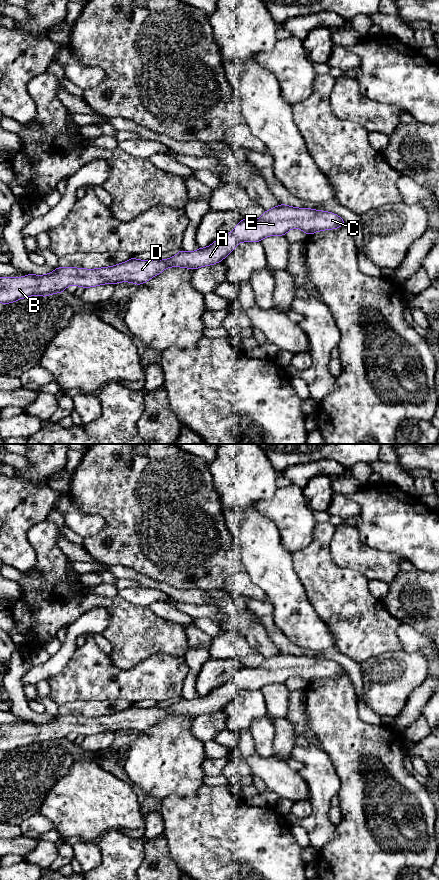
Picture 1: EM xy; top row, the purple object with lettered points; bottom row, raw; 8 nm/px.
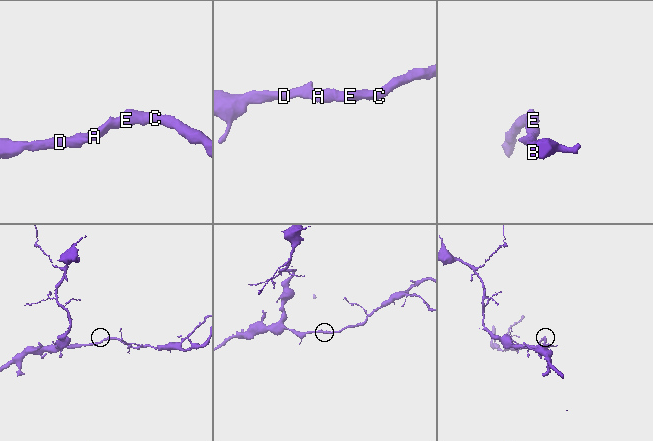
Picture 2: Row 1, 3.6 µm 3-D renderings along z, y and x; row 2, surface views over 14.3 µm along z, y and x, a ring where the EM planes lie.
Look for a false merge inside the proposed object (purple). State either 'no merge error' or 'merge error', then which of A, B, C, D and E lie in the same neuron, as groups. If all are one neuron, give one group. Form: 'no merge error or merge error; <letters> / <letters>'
no merge error; A B C D E

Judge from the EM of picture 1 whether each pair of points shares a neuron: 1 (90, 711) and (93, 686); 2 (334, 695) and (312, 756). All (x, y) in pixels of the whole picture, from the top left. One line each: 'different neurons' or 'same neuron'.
1: different neurons
2: different neurons

